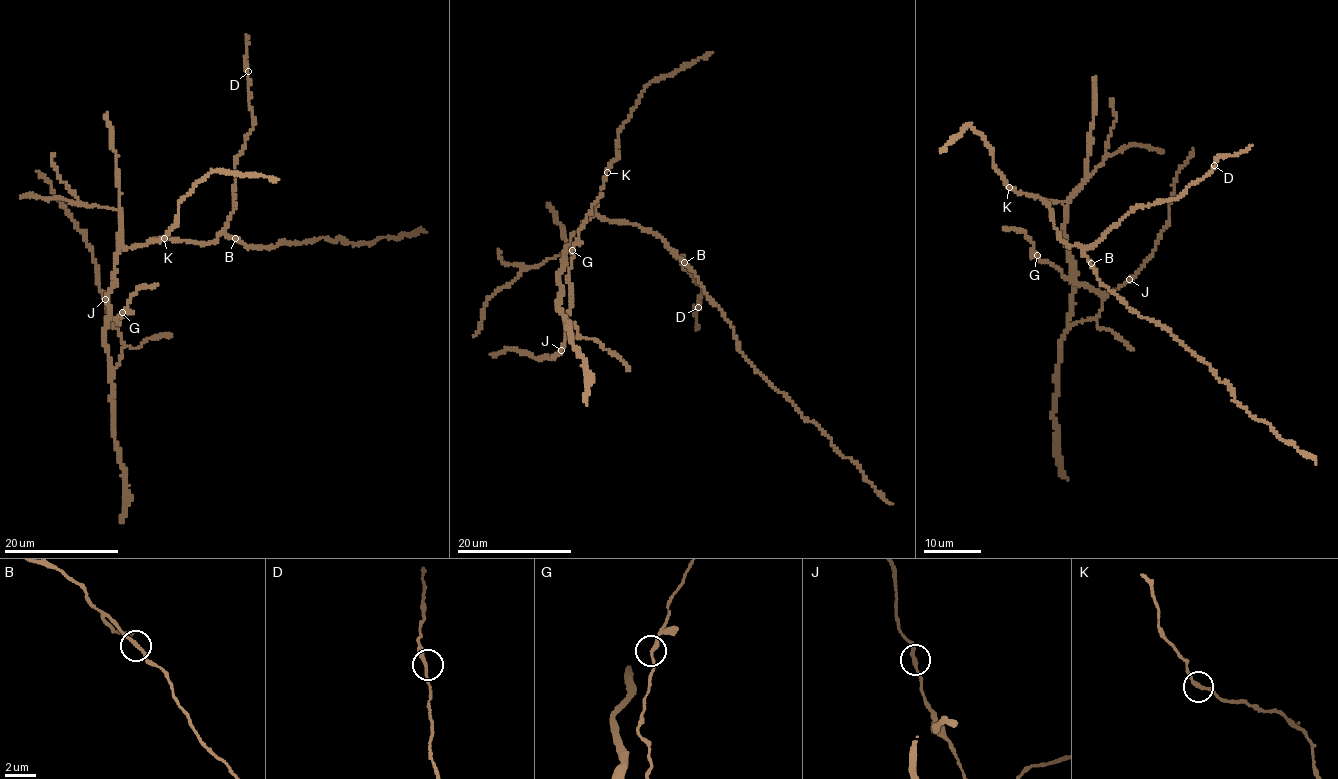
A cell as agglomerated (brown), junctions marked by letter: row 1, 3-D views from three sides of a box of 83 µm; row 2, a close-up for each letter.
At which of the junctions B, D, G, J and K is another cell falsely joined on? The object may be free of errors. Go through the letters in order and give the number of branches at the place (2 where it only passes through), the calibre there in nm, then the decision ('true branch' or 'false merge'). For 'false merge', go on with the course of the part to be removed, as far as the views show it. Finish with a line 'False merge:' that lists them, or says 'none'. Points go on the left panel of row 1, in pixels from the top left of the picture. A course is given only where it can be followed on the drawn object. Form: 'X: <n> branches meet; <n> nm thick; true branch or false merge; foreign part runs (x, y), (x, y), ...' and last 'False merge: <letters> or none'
B: 2 branches meet; 220 nm thick; true branch
D: 2 branches meet; 240 nm thick; true branch
G: 2 branches meet; 240 nm thick; true branch
J: 2 branches meet; 240 nm thick; true branch
K: 2 branches meet; 200 nm thick; true branch
False merge: none

